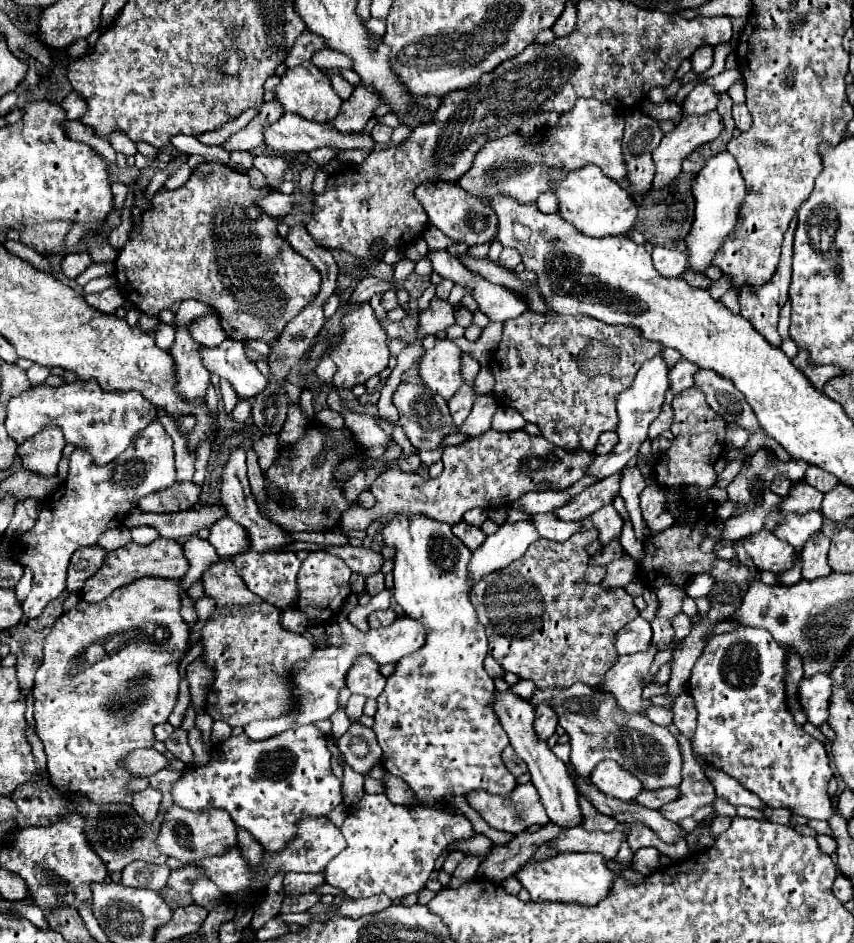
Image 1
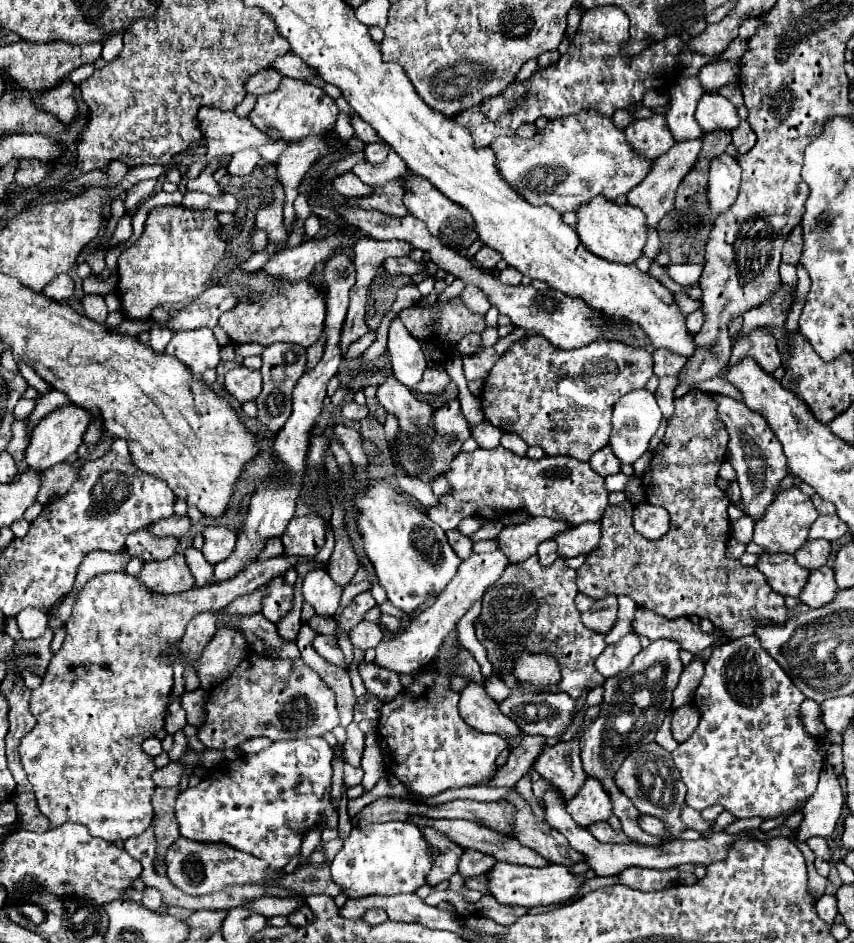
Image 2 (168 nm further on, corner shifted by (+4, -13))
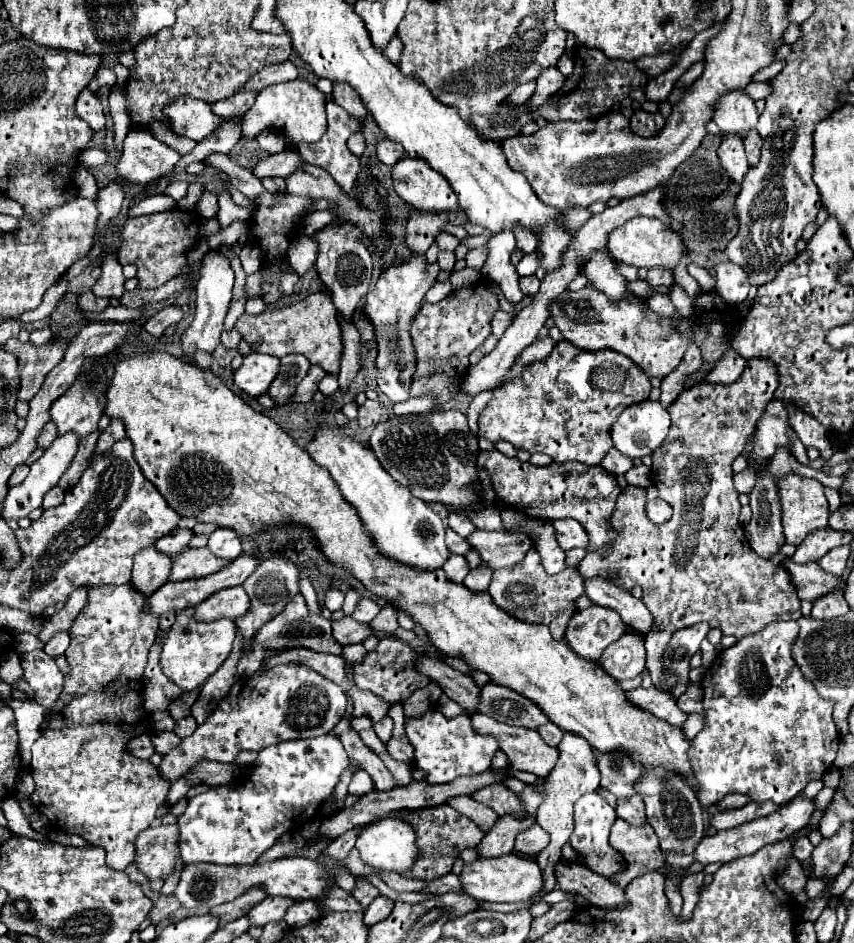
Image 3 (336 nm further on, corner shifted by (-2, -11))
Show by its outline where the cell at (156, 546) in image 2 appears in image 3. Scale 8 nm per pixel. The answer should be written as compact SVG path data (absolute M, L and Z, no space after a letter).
M154 546L142 548L142 552L134 554L132 568L132 584L142 594L150 596L162 584L168 582L168 572L172 566L172 558L158 552Z

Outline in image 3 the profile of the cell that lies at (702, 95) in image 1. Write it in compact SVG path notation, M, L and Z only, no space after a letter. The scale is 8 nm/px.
M726 92L726 96L714 104L712 122L722 134L746 134L758 122L754 100L750 100L744 92Z

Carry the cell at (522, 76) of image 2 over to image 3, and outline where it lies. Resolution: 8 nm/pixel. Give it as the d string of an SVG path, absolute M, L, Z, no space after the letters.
M536 80L521 84L504 100L508 106L519 106L524 104L533 94Z

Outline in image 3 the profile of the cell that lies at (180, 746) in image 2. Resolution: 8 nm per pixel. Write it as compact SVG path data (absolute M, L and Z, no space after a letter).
M282 664L264 674L240 676L206 722L164 756L160 774L162 778L176 780L200 760L232 762L240 750L258 752L284 740L328 734L342 720L344 710L346 696L342 688L304 664Z

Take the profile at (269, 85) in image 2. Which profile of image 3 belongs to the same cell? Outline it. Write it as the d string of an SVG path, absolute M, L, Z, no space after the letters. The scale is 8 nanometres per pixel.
M240 90L234 96L228 96L224 100L218 100L212 106L212 110L218 116L242 116L254 104L254 100L256 100L256 92Z

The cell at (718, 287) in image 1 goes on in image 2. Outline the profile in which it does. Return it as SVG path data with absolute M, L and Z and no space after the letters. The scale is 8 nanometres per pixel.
M702 308L696 310L696 312L692 312L692 314L686 318L686 328L688 328L690 334L698 334L700 328L702 328L702 324L704 324L704 312L702 312Z

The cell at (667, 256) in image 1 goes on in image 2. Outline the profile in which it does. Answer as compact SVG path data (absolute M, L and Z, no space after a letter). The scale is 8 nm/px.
M672 264L666 268L668 274L680 284L680 286L692 286L698 282L704 266L702 264Z

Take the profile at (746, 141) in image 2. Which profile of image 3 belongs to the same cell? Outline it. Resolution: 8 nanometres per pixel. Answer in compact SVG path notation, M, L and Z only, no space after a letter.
M750 130L744 136L744 146L746 146L746 154L748 154L748 164L756 166L760 160L760 148L762 148L762 138L756 130Z

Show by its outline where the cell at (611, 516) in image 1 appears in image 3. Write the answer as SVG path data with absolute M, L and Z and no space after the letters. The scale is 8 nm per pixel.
M570 518L564 520L554 520L554 530L556 530L556 540L564 552L572 548L588 548L588 536L586 530Z

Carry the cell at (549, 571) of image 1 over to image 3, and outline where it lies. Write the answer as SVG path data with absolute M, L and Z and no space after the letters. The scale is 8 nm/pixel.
M532 548L520 564L494 570L488 592L494 604L504 612L508 612L510 616L528 624L546 624L554 640L564 640L566 624L570 622L570 616L578 612L576 598L584 594L584 580L578 574L578 570L570 570L570 568L554 576L546 574L538 552Z

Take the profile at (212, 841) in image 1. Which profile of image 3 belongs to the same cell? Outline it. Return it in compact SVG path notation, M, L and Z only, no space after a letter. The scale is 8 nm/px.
M278 858L268 862L254 862L254 864L186 864L180 874L178 888L174 890L176 898L182 902L182 906L198 912L206 912L208 908L234 900L236 896L244 894L248 888L260 886L268 896L288 896L294 900L314 900L316 896L322 896L324 890L330 886L324 880L322 868L314 860L306 858Z

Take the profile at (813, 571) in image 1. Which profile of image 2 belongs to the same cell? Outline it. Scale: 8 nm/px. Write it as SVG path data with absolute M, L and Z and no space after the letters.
M824 566L824 570L810 572L808 586L804 586L800 594L800 602L810 606L810 608L822 608L834 600L838 592L838 586L834 582L834 572Z

